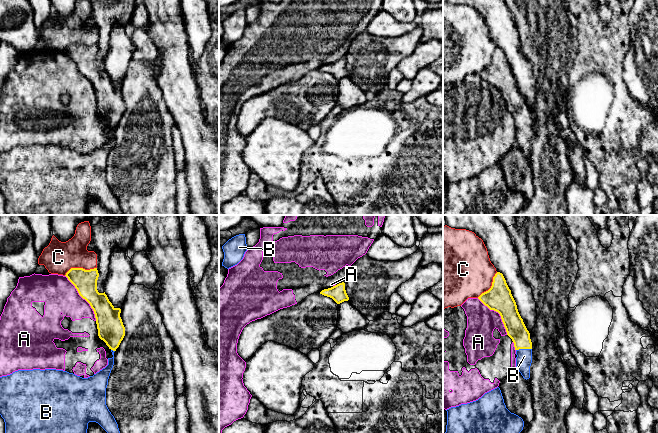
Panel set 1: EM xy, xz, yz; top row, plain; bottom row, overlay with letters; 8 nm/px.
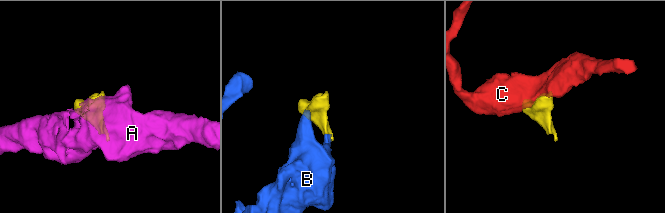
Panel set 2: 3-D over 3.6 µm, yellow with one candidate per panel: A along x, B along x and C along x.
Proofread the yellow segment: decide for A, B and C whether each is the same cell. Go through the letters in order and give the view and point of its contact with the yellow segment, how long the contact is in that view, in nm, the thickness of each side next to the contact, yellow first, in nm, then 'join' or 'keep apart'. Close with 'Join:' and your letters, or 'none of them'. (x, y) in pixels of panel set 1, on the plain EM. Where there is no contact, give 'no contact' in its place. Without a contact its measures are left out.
A: meets yellow in xy at (83, 74); contact 440 nm long; 190 nm thick on the yellow side, 280 nm on the other; keep apart
B: meets yellow in yz at (523, 124); contact 130 nm long; 160 nm thick on the yellow side, 130 nm on the other; join
C: meets yellow in xy at (80, 44); contact 280 nm long; 190 nm thick on the yellow side, 260 nm on the other; keep apart
Join: B

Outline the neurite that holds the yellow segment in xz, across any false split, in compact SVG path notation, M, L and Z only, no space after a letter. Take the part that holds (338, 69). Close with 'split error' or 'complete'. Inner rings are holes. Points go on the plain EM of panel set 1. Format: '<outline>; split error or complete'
M339 59L331 64L324 65L320 70L332 74L337 80L348 77L349 73L345 66L345 59Z; complete

